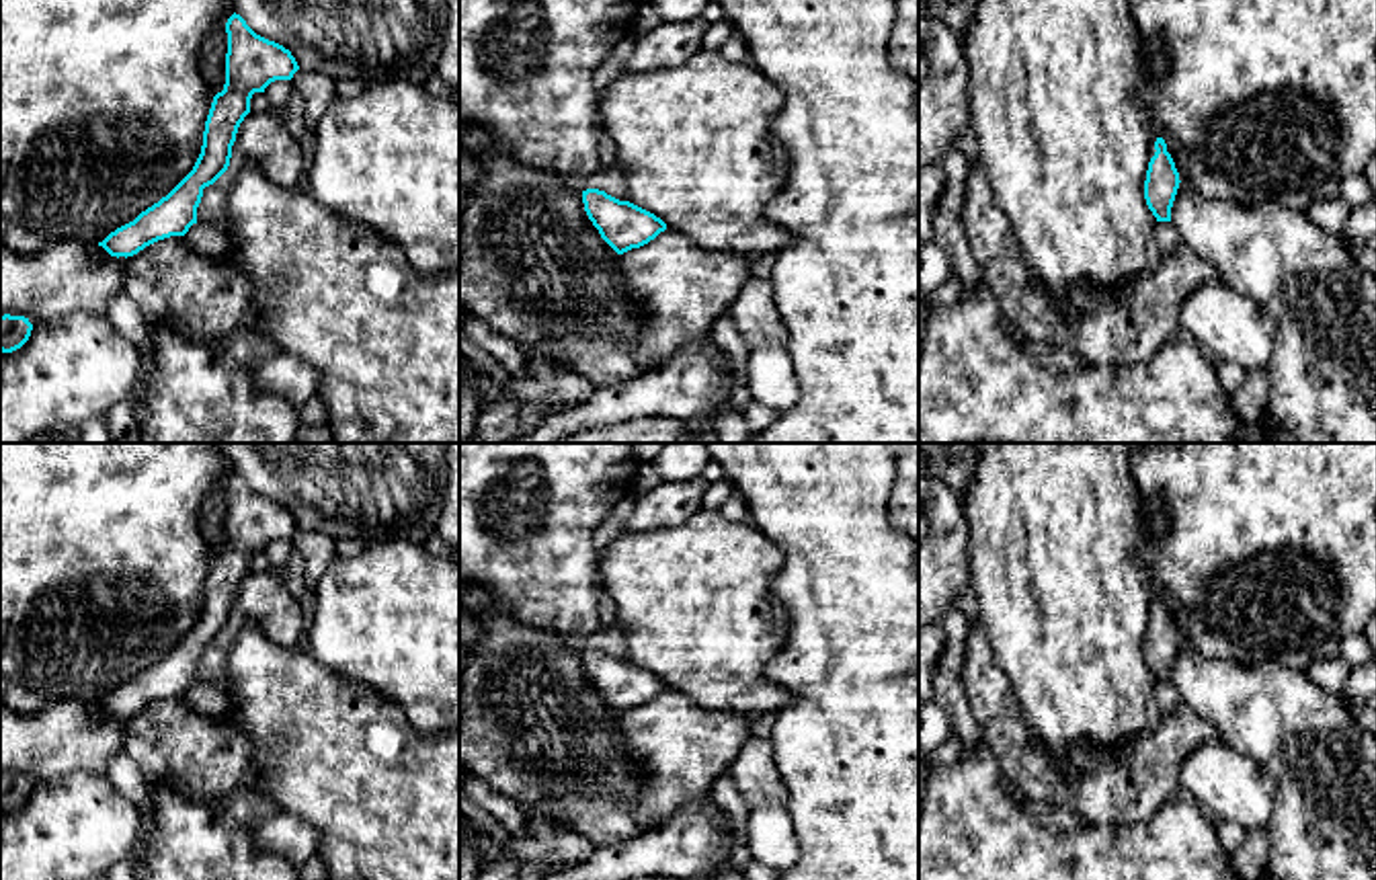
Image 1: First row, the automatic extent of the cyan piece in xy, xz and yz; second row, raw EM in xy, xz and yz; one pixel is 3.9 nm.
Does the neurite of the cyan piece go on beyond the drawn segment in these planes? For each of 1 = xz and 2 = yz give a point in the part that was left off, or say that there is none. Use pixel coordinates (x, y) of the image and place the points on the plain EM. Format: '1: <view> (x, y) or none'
1: none
2: none

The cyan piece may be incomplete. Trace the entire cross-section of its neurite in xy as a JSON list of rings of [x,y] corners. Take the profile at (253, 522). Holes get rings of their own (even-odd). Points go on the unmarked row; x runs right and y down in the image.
[[[240,474],[228,478],[226,492],[226,544],[213,556],[193,630],[166,656],[98,702],[111,716],[127,718],[158,699],[185,695],[197,683],[203,648],[230,626],[232,605],[250,572],[252,554],[265,552],[275,539],[291,539],[299,529],[289,509],[256,494]]]

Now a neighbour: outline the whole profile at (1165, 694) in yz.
[[[1157,681],[1152,695],[1163,714],[1173,712],[1181,704],[1179,693],[1171,681]]]

